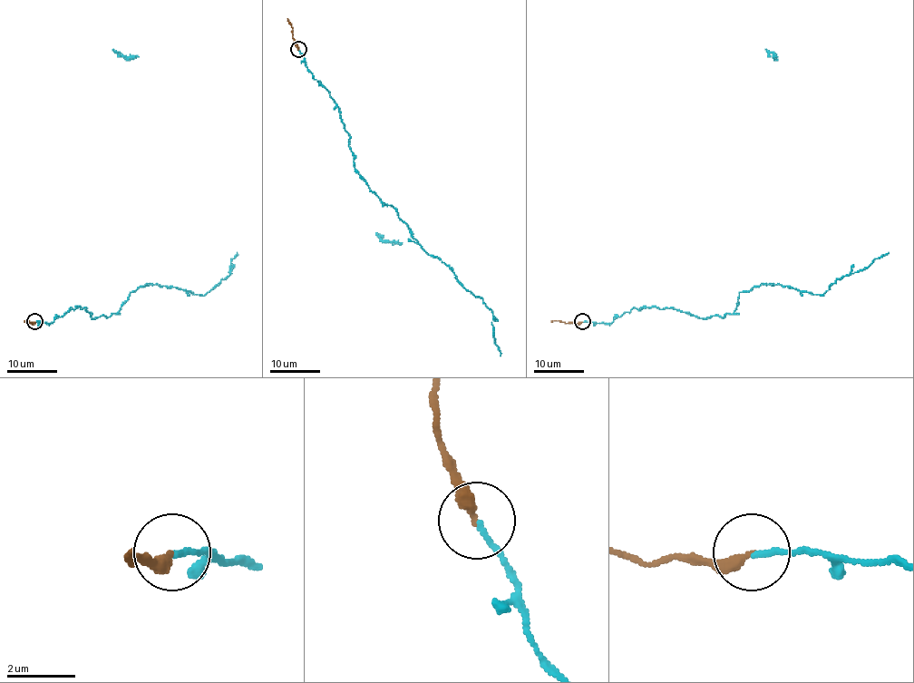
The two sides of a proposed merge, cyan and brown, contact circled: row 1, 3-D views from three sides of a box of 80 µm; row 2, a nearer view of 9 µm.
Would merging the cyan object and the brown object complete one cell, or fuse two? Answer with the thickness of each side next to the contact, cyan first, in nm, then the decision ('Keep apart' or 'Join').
Thickness 140 nm (cyan) against 320 nm. Join

